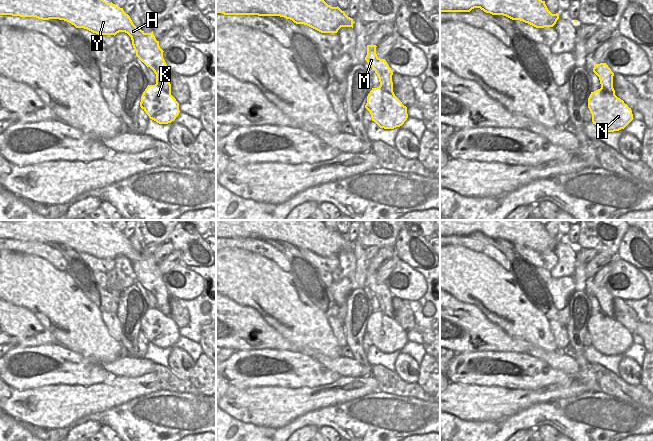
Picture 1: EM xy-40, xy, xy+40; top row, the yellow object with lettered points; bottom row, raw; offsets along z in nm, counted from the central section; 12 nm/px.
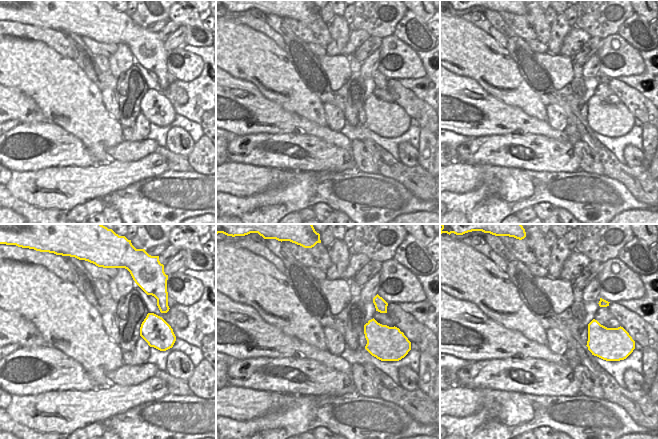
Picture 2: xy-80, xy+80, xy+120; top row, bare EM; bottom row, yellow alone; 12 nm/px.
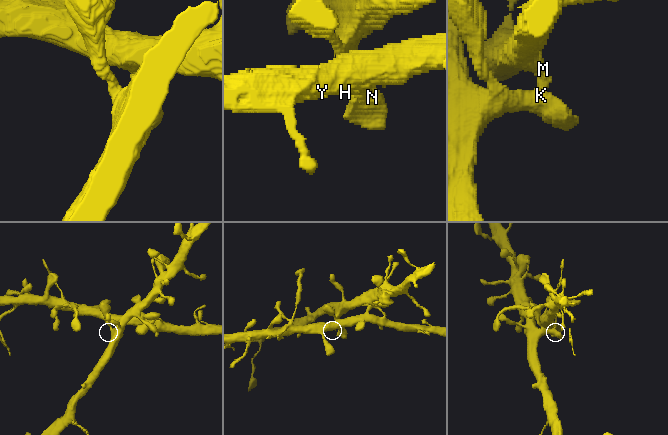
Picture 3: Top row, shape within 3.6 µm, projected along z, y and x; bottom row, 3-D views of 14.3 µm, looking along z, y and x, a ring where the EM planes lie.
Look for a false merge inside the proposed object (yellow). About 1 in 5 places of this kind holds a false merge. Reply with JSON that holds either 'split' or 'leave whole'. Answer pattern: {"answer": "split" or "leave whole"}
{"answer": "leave whole"}

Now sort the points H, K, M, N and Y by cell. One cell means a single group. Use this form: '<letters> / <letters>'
H K M N Y

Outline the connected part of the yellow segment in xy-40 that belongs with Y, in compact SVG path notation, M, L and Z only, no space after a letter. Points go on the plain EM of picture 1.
M0 220L0 239L64 244L76 252L84 252L98 259L115 260L119 256L127 257L131 261L136 280L156 298L156 308L147 310L141 320L140 331L150 343L159 348L171 347L179 339L179 327L171 319L171 295L163 282L164 275L160 272L159 265L153 255L145 257L136 251L123 232L104 225L100 220Z

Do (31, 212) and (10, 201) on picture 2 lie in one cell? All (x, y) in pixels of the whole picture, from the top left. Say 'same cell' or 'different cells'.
same cell

